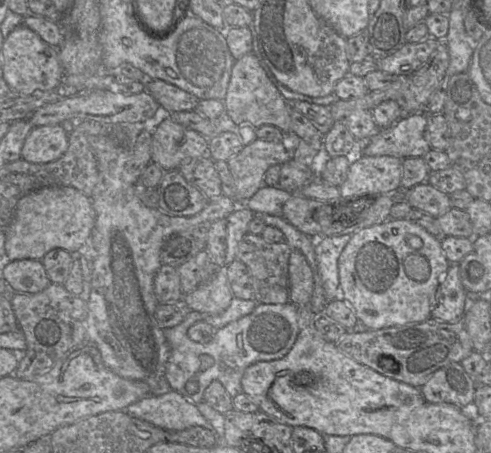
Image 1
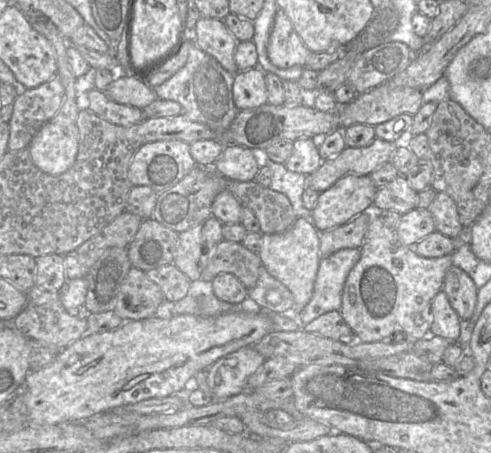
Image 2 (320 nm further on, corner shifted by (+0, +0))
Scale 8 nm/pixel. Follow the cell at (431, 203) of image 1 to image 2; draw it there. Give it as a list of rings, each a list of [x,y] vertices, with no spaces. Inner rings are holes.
[[[399,175],[387,185],[378,188],[372,210],[394,210],[403,215],[418,208],[418,201],[418,193],[409,185],[405,176]]]

